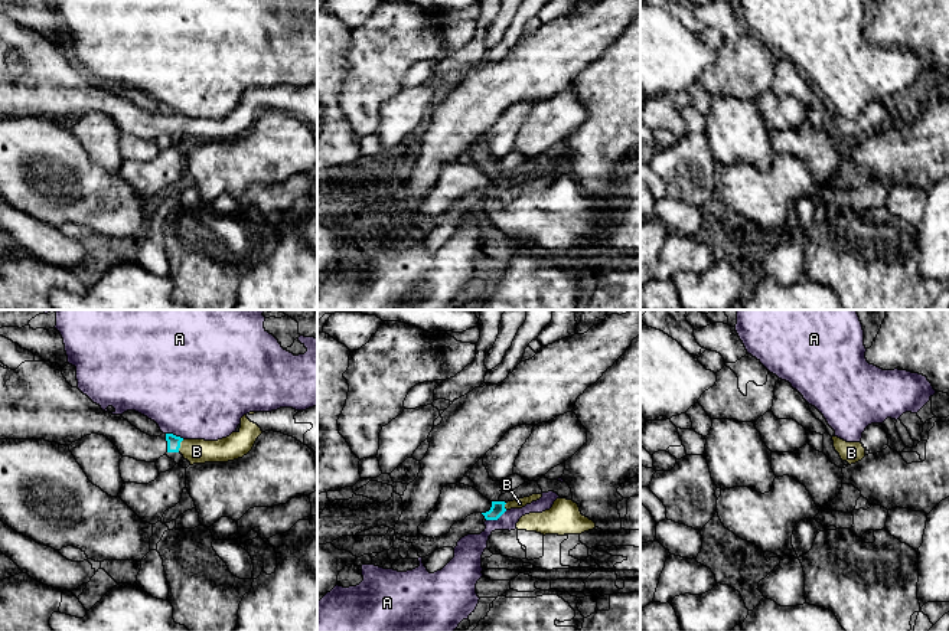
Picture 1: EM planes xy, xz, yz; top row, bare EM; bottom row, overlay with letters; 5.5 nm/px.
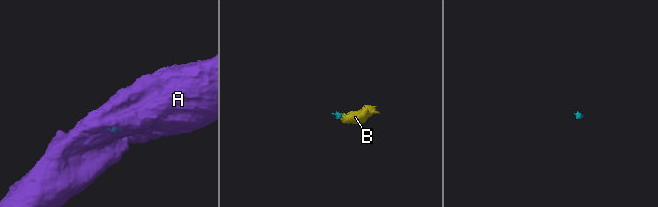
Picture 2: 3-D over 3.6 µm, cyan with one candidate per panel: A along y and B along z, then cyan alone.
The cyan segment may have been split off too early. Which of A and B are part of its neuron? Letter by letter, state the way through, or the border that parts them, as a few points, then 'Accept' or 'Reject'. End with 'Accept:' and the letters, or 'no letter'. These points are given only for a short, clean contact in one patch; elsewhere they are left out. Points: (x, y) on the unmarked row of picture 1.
A: Boundary: xz (506, 188), (496, 196), (486, 198). Reject
B: Path across: xy (173, 120), (179, 123), (196, 128). Accept
Accept: B

